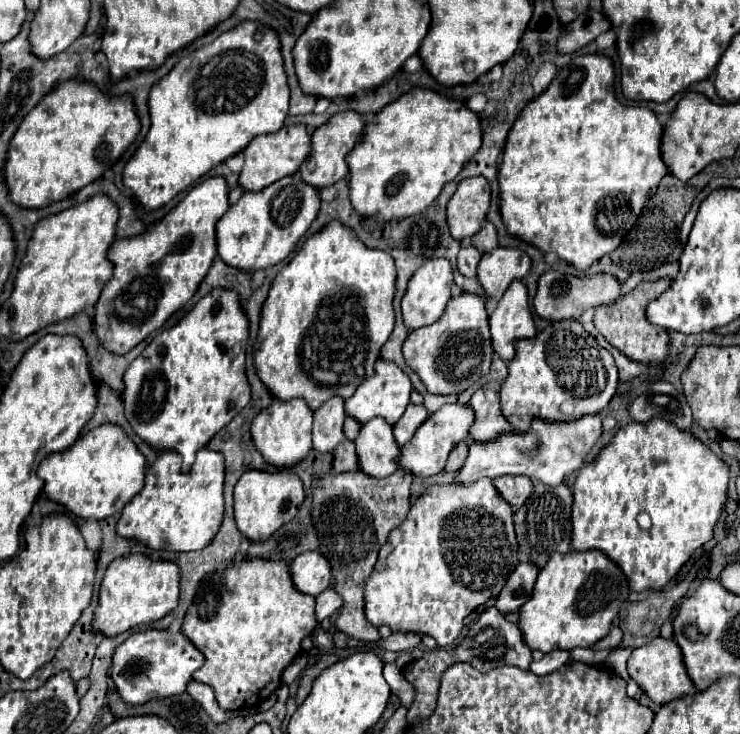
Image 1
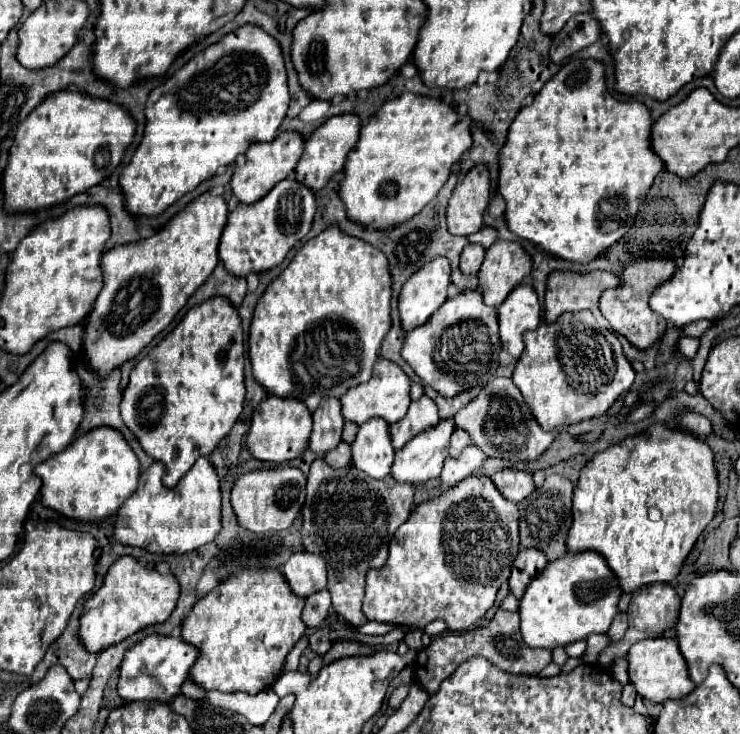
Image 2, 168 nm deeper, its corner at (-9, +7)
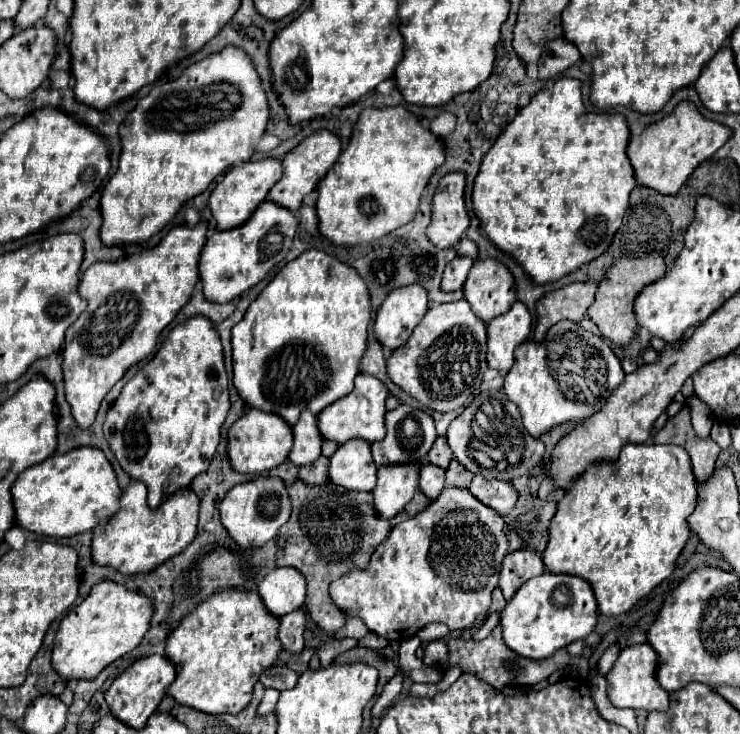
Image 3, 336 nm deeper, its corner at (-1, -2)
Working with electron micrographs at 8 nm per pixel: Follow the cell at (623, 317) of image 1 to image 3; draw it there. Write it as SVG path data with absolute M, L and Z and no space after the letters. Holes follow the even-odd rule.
M650 255L646 259L626 259L624 257L622 261L616 261L612 265L612 269L608 271L606 279L600 283L598 293L596 293L596 301L588 307L588 315L598 325L602 337L610 339L618 347L628 345L634 339L636 331L638 331L636 315L634 315L634 309L632 309L634 299L640 295L640 291L646 285L656 283L664 275L666 275L666 263L658 255Z

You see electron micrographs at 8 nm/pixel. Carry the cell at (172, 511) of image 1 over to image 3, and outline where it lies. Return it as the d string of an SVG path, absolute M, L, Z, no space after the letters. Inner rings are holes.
M132 481L124 489L120 505L120 511L110 517L108 523L100 523L92 531L92 559L98 565L110 565L124 575L148 573L182 553L196 537L200 499L188 487L176 491L170 499L164 499L160 507L152 509L148 505L146 485L142 481Z

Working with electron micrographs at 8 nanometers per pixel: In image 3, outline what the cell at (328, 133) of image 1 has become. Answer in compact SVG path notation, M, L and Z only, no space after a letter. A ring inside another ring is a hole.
M326 129L312 133L310 137L306 137L296 149L292 149L282 159L282 163L284 163L284 175L270 189L268 199L284 205L290 211L298 211L298 207L302 205L302 199L318 187L318 183L322 181L322 177L326 175L326 171L330 171L330 167L338 161L340 153L342 153L342 145L340 145L340 137L336 133L326 131Z

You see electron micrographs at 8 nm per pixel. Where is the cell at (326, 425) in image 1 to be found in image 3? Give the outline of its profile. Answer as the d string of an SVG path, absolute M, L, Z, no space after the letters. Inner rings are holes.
M302 411L292 431L294 431L294 445L288 459L300 467L314 463L322 455L322 443L324 443L324 437L318 431L318 417L310 411Z

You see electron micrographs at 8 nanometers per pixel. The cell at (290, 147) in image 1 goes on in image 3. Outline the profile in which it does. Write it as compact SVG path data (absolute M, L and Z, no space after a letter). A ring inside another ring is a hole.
M272 157L260 159L260 161L248 161L248 163L242 163L240 167L232 167L224 175L224 179L214 187L208 201L212 215L218 223L218 229L232 229L244 223L254 213L254 209L266 199L266 191L270 191L270 187L280 177L282 177L282 161Z

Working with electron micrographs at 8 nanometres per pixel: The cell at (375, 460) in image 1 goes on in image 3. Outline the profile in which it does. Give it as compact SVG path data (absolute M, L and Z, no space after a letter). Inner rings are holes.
M350 439L330 457L330 481L352 491L372 491L376 483L376 463L370 455L370 443Z

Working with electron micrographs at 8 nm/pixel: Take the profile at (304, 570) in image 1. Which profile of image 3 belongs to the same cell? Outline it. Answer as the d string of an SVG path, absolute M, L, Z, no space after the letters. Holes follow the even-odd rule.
M294 567L272 569L258 585L258 593L272 615L286 615L304 605L306 579Z

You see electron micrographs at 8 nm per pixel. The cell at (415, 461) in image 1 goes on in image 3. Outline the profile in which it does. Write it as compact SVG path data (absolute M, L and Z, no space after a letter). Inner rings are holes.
M422 463L412 467L378 467L378 483L374 487L374 507L382 519L392 519L418 491L418 475Z

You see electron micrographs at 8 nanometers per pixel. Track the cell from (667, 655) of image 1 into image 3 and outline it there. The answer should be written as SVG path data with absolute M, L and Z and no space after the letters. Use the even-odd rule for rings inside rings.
M648 643L624 647L620 651L612 671L606 675L610 701L616 707L630 707L630 709L644 709L644 711L666 711L666 707L670 707L670 693L662 691L662 687L658 687L658 679L654 679L654 663L658 663L658 657L654 655L654 649Z

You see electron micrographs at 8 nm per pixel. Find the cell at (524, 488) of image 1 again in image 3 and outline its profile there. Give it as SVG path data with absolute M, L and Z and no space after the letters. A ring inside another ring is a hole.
M476 475L468 489L476 499L480 499L484 505L492 507L500 515L508 515L518 501L518 491L512 487L512 483L482 479L482 475Z

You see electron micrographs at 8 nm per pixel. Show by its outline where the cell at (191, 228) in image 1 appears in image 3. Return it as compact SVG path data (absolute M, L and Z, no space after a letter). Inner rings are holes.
M200 221L194 227L176 225L168 231L168 235L156 247L128 255L120 259L118 263L94 263L94 267L88 267L82 273L78 291L80 291L80 297L88 301L88 307L76 319L76 323L72 323L70 329L66 331L66 345L62 349L66 399L80 427L86 429L94 423L94 417L98 413L98 407L104 395L122 379L128 367L146 359L154 351L162 329L188 303L196 283L200 281L198 263L200 263L200 253L206 243L206 231L208 231L206 221Z

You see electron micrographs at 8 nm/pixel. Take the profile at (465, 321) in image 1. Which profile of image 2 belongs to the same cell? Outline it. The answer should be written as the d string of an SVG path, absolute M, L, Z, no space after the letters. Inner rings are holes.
M466 290L446 300L430 316L430 322L406 334L402 358L438 394L458 396L476 386L484 386L494 376L500 350L496 308L486 306L478 290Z

